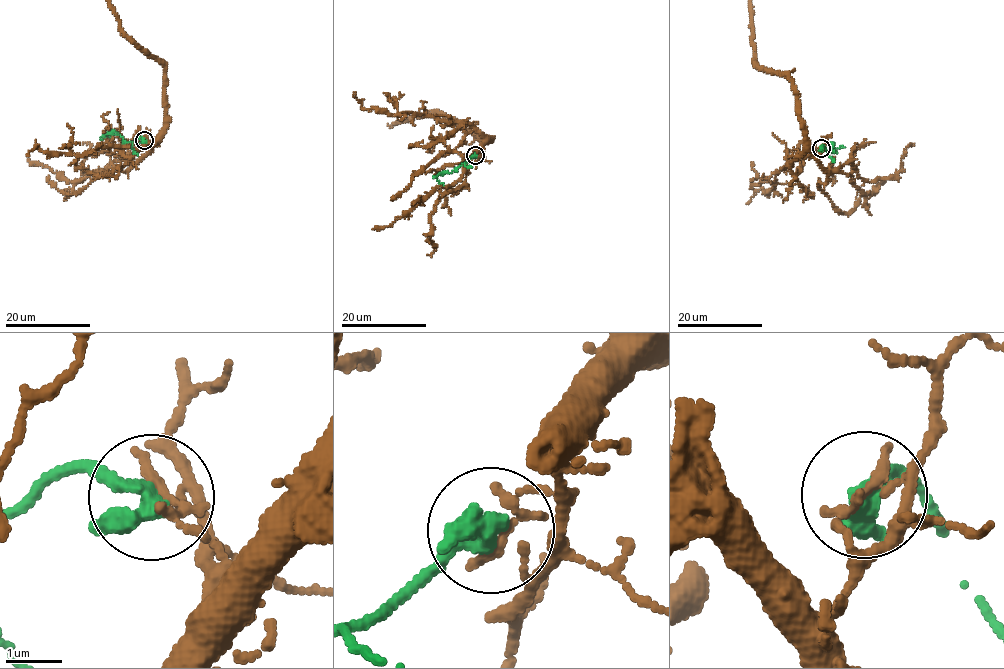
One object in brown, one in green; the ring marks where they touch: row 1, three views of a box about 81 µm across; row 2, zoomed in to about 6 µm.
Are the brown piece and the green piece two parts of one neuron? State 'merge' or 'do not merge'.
do not merge

